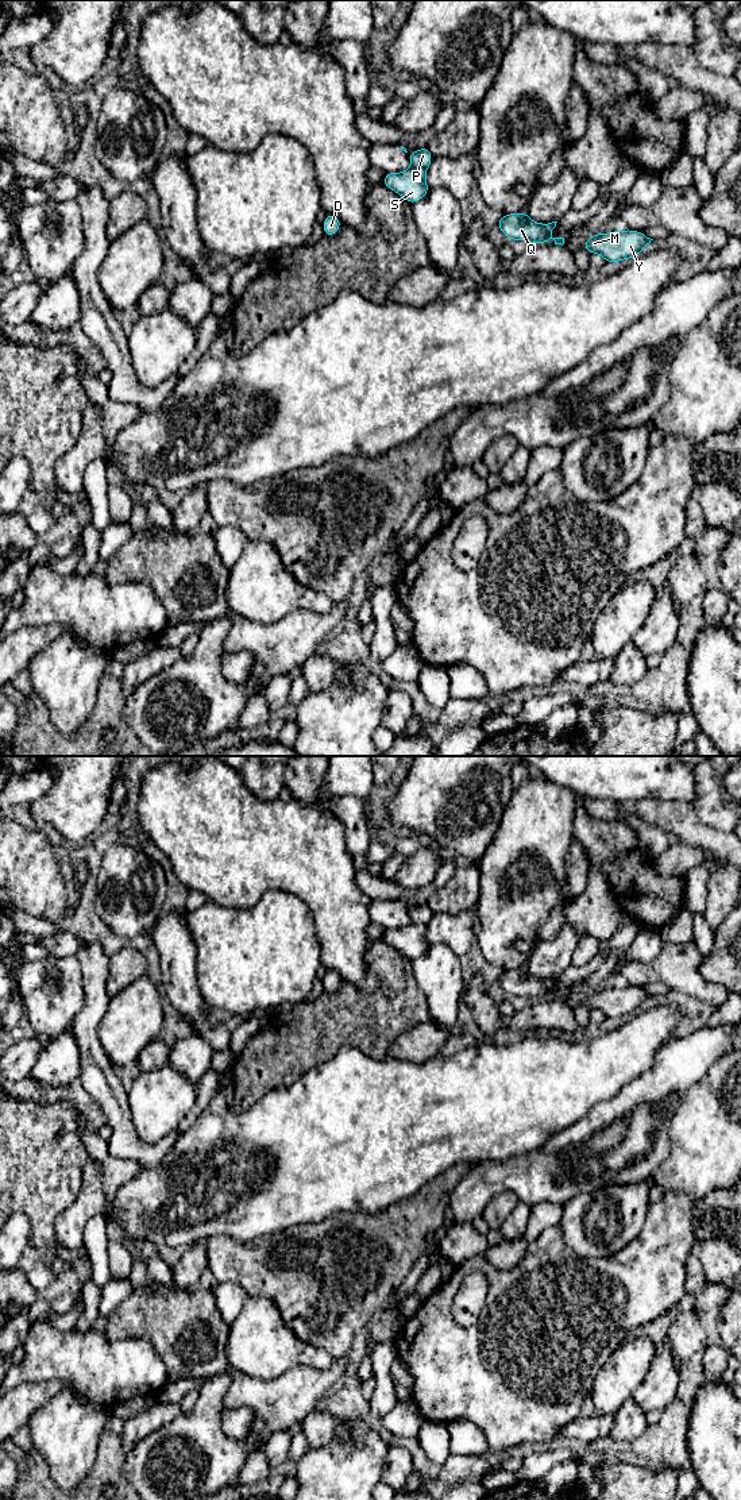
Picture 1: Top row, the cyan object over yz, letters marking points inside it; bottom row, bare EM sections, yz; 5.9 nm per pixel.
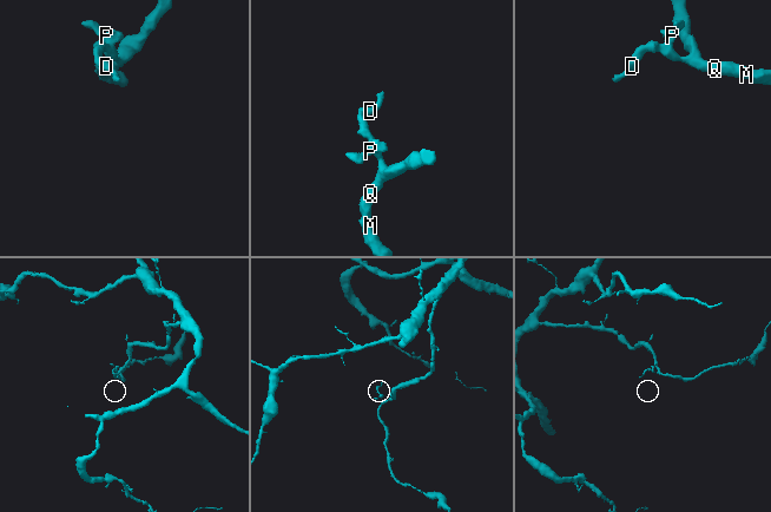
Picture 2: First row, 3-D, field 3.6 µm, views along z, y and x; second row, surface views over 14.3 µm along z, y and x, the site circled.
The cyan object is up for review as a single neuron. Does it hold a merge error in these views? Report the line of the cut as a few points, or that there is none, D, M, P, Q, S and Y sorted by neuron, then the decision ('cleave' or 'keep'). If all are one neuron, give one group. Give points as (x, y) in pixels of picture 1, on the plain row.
cut in yz along (410, 924), (423, 924), (425, 926); D M Q S Y / P; cleave

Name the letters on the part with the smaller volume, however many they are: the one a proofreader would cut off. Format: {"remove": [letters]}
{"remove": ["P"]}

